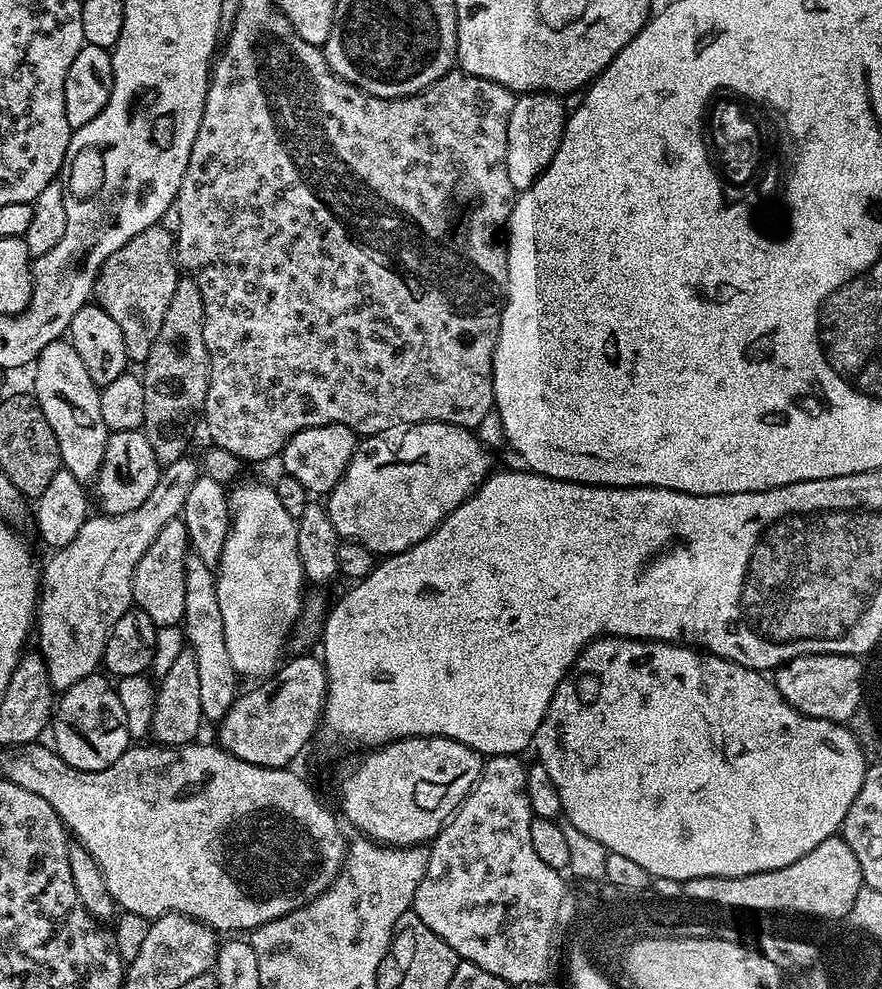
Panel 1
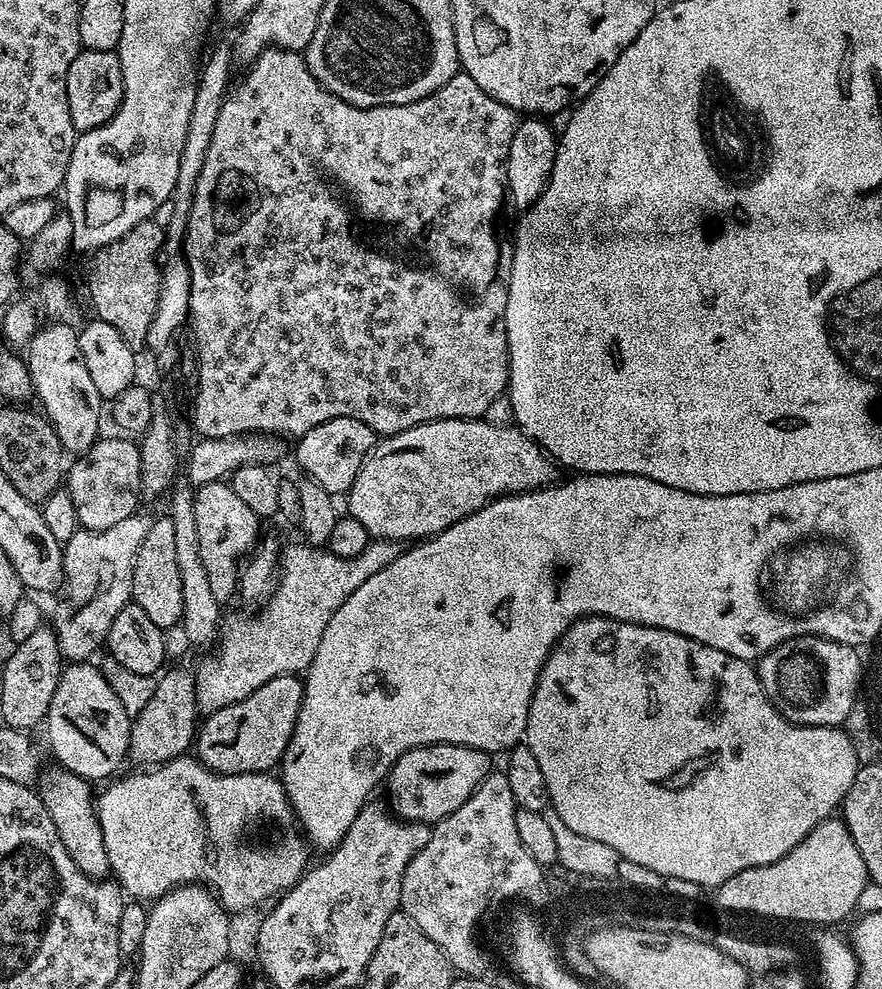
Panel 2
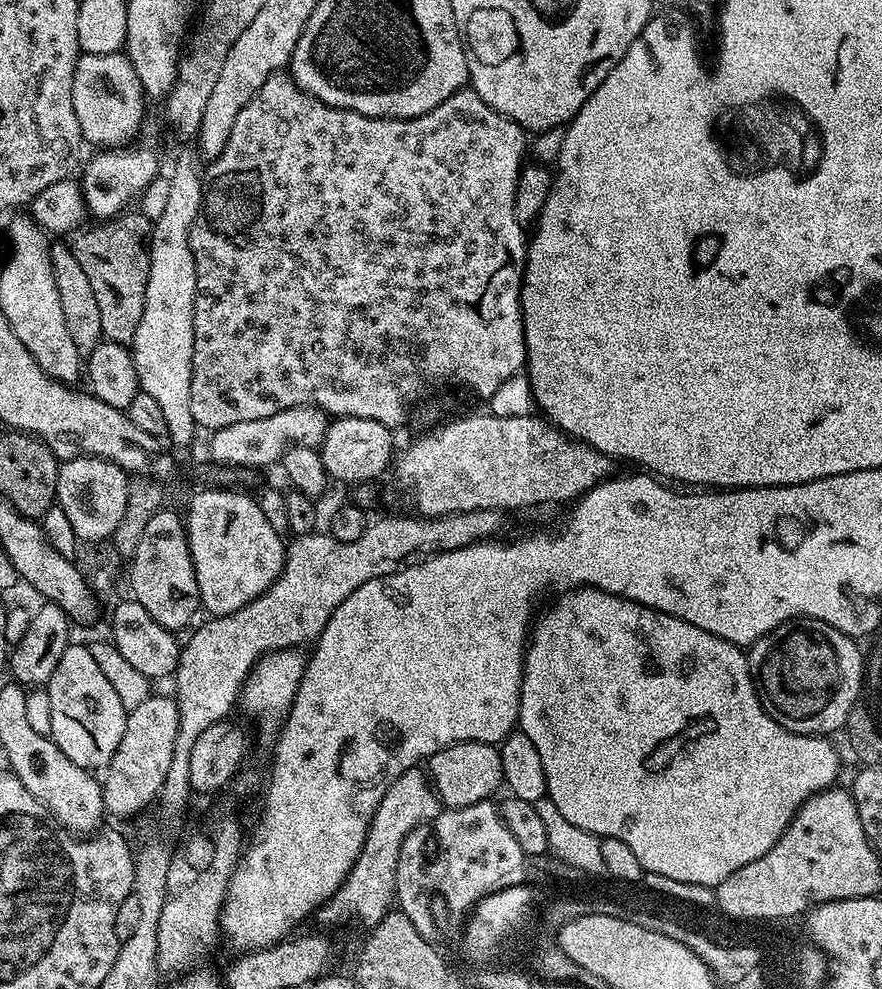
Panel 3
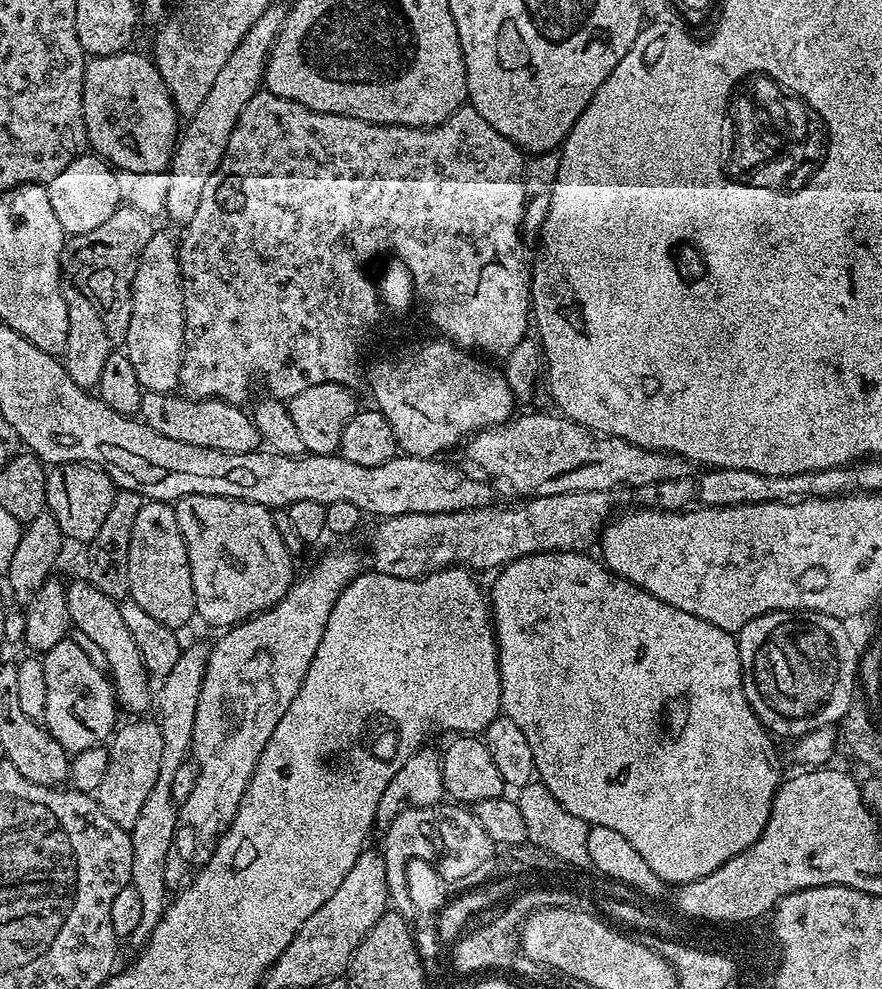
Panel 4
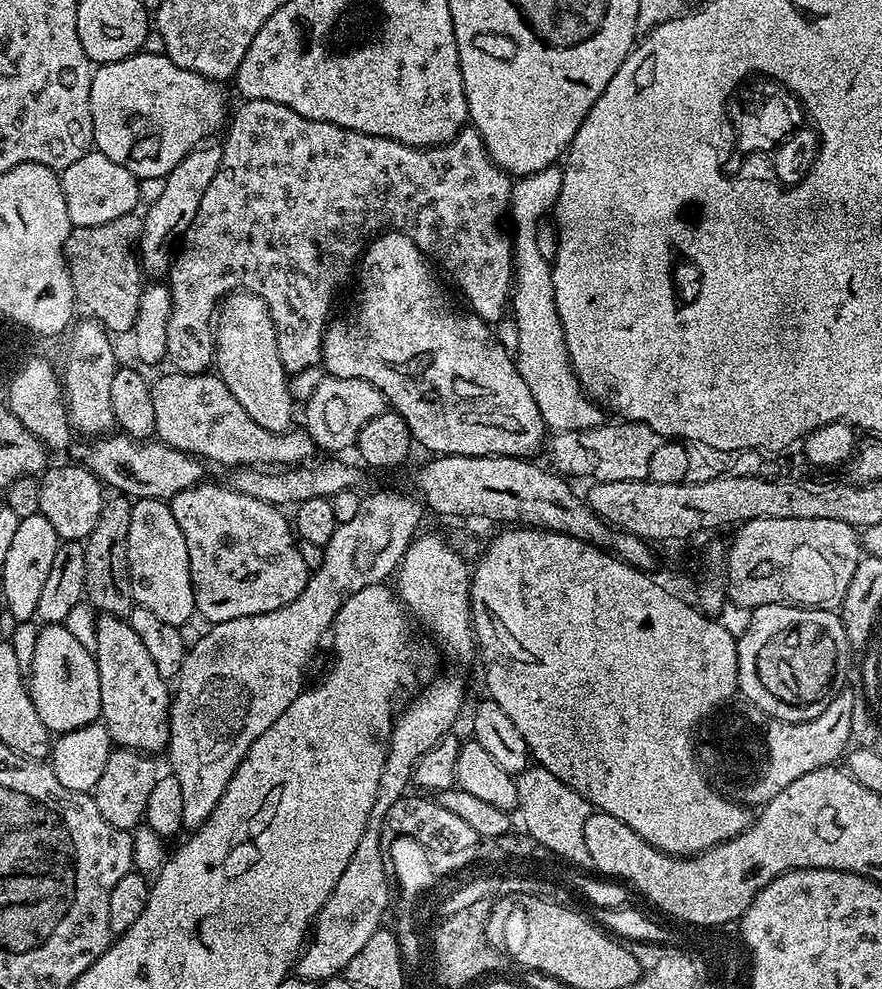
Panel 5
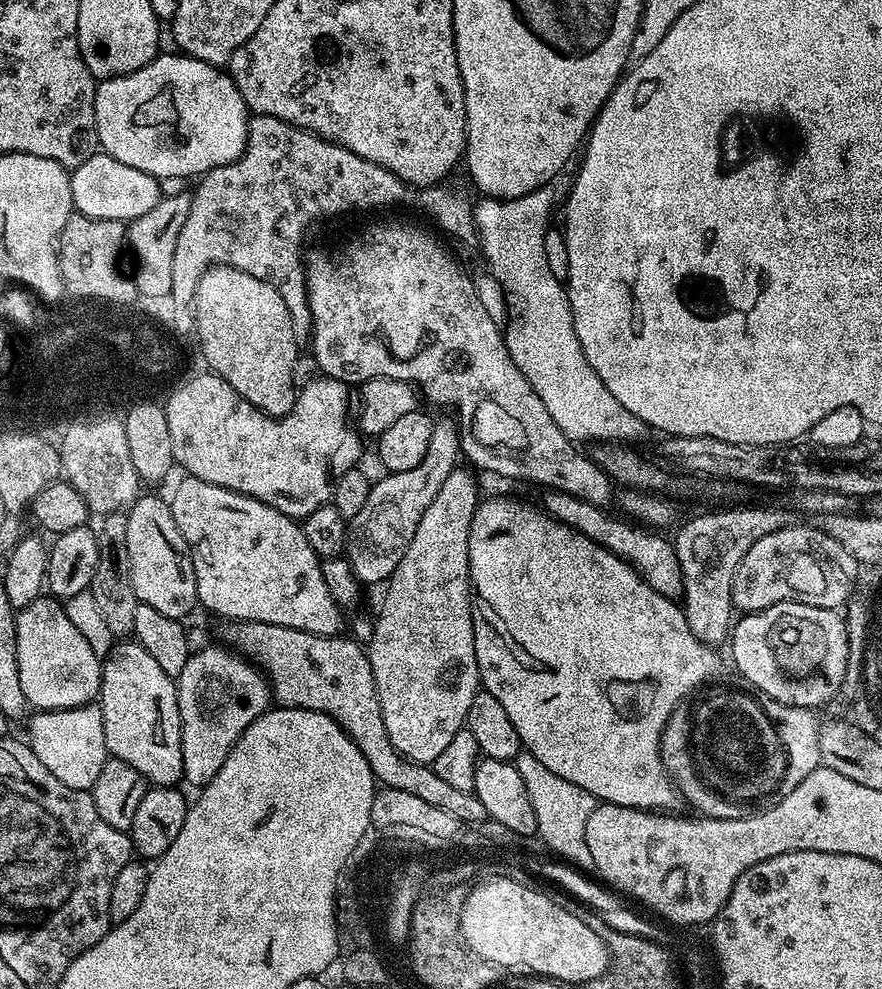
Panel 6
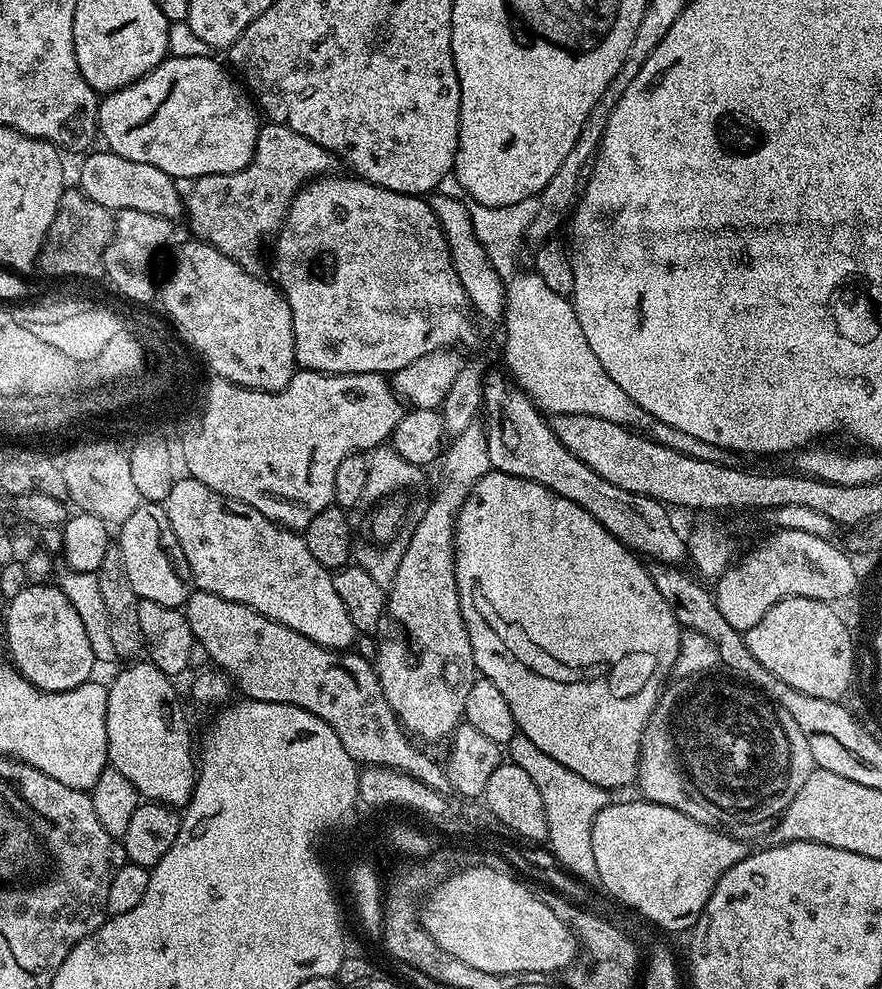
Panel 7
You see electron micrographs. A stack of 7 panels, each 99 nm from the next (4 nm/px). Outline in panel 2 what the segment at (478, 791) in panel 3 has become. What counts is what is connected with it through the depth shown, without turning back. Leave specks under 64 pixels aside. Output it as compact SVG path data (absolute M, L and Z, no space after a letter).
M431 744L402 754L402 758L394 762L386 781L386 789L388 788L388 796L392 799L391 807L395 815L414 824L436 825L439 820L458 810L462 802L466 802L476 793L480 783L488 777L490 771L488 760L490 760L489 753L477 748L468 748L465 744Z

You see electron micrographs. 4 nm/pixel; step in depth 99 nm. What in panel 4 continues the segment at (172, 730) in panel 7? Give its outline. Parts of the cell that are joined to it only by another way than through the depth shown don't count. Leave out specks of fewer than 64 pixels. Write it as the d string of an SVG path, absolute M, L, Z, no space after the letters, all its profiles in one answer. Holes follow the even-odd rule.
M87 578L76 580L73 584L69 583L67 589L72 628L86 634L86 638L90 638L90 642L94 645L95 651L97 653L100 651L104 655L103 663L112 681L117 705L123 711L125 708L128 712L136 712L132 714L147 713L144 711L147 710L151 700L153 703L154 692L148 689L150 677L144 668L142 654L138 654L138 646L122 618L120 604L111 596L102 594L102 590L98 590L98 586L94 586ZM106 663L108 663L108 668Z

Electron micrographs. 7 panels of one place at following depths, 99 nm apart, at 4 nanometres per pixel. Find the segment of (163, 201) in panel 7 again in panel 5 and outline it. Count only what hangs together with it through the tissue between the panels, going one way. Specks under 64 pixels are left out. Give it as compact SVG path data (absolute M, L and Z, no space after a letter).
M93 150L87 152L74 166L63 169L60 185L66 194L66 208L70 214L70 222L77 228L89 228L110 222L114 218L122 218L122 214L136 212L136 203L140 200L141 181L136 176L112 162L106 154Z

